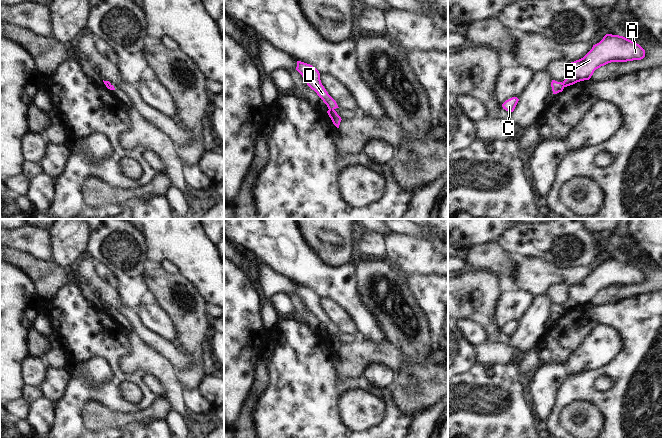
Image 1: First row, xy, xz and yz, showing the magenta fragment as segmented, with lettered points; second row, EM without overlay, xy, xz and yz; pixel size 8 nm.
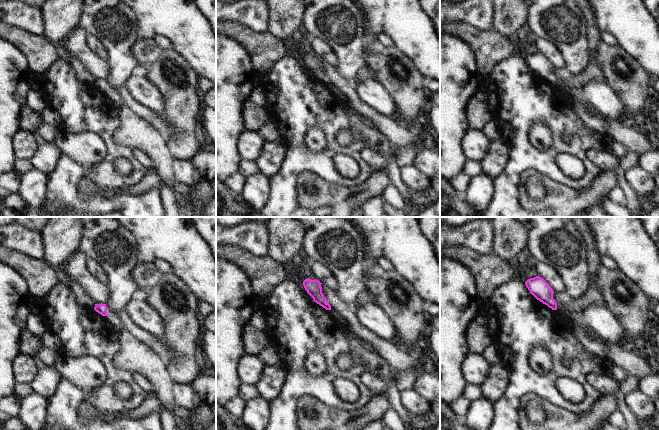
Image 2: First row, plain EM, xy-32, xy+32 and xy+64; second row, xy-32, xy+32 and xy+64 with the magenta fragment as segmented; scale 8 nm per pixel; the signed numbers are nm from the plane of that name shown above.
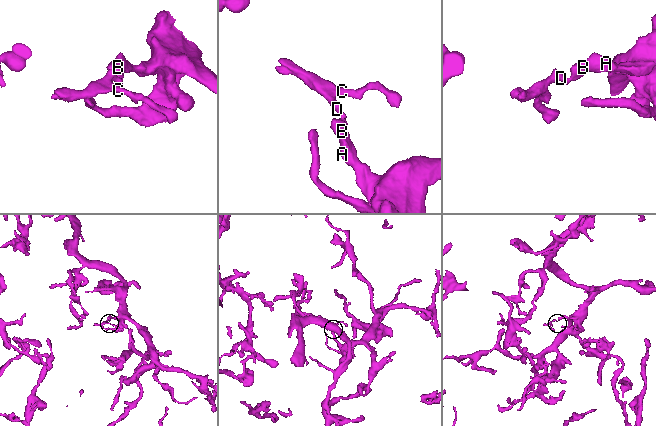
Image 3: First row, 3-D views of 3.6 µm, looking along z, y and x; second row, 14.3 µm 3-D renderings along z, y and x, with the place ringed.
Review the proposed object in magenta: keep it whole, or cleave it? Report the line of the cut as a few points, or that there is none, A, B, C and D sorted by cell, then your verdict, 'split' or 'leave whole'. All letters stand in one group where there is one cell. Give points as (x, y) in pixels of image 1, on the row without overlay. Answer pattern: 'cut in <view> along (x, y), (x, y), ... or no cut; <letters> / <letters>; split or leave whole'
cut in xz along (329, 333), (333, 334); A B / C D; split

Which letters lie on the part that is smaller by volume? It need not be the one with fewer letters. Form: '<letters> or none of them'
C, D

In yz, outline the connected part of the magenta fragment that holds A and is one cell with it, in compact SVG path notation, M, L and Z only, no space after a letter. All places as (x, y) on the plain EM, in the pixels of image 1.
M606 258L583 282L568 288L569 295L563 309L567 311L589 304L596 293L608 287L641 284L644 281L645 274L639 268L623 260Z

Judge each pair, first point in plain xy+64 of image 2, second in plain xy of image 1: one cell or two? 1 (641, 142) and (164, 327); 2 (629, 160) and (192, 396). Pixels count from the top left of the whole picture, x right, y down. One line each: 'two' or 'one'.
1: two
2: two

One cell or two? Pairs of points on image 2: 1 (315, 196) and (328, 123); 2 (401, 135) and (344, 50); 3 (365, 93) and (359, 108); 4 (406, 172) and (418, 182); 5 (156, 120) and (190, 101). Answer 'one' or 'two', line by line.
1: one
2: two
3: two
4: one
5: two

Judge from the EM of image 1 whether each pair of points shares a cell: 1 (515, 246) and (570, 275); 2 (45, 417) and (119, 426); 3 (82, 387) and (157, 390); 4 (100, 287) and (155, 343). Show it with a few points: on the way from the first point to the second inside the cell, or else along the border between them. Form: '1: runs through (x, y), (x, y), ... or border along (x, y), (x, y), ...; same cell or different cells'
1: border along (514, 255), (537, 256), (558, 266); different cells
2: border along (55, 402), (55, 418), (50, 427); different cells
3: border along (144, 373), (141, 381), (155, 397); different cells
4: runs through (114, 301), (141, 330); same cell

